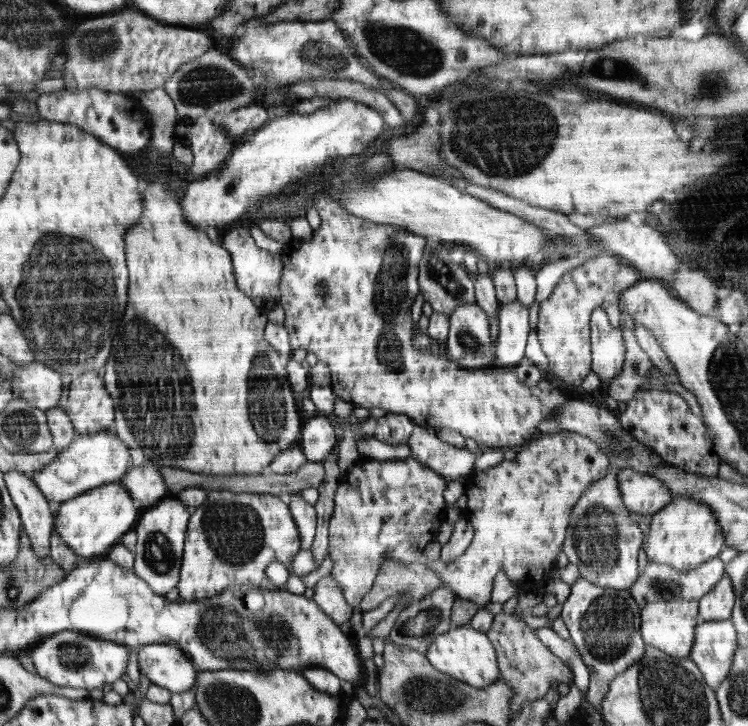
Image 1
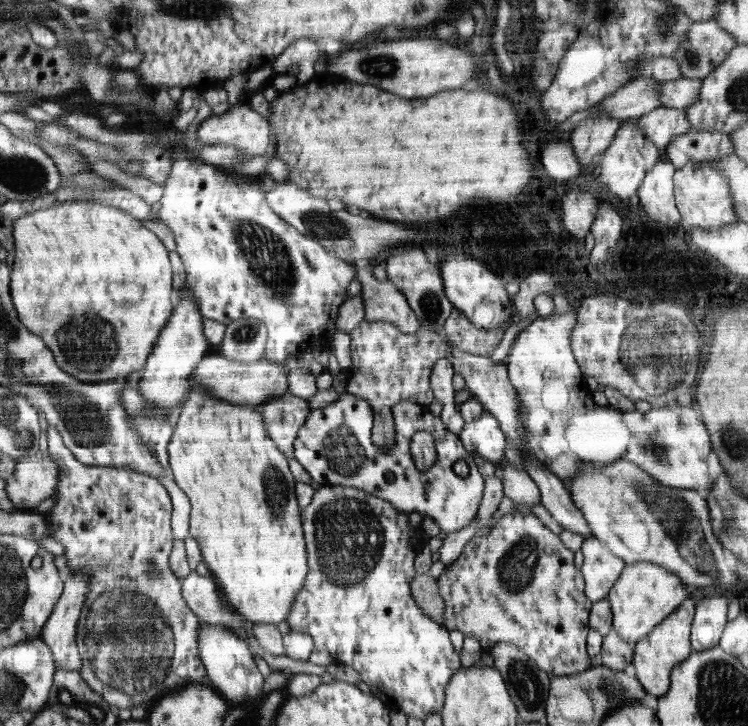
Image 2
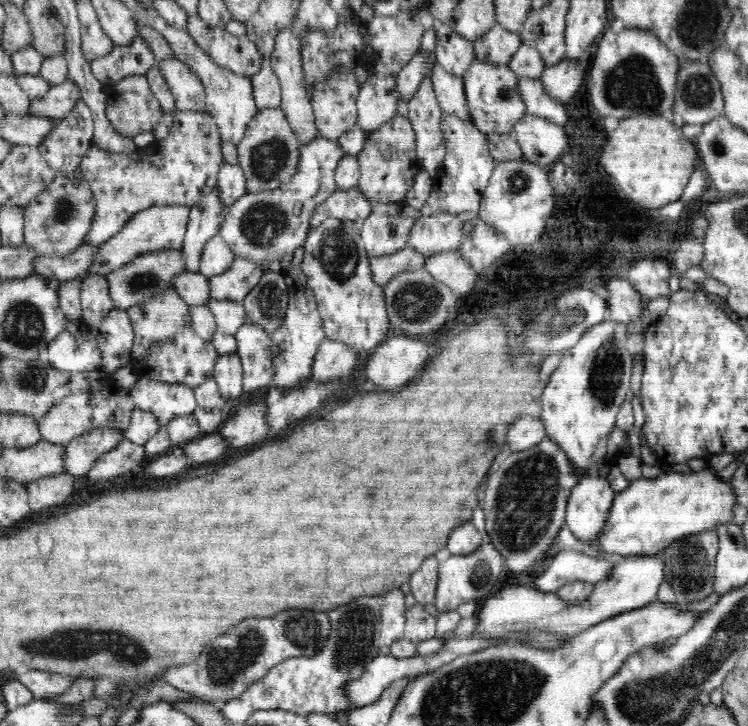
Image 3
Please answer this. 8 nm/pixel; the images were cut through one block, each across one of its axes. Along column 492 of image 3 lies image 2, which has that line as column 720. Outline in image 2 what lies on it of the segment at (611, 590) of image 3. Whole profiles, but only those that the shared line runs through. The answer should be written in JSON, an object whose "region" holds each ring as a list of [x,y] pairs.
{"region":[[[708,597],[695,605],[691,623],[691,650],[701,651],[719,644],[727,624],[728,606],[731,597]]]}

